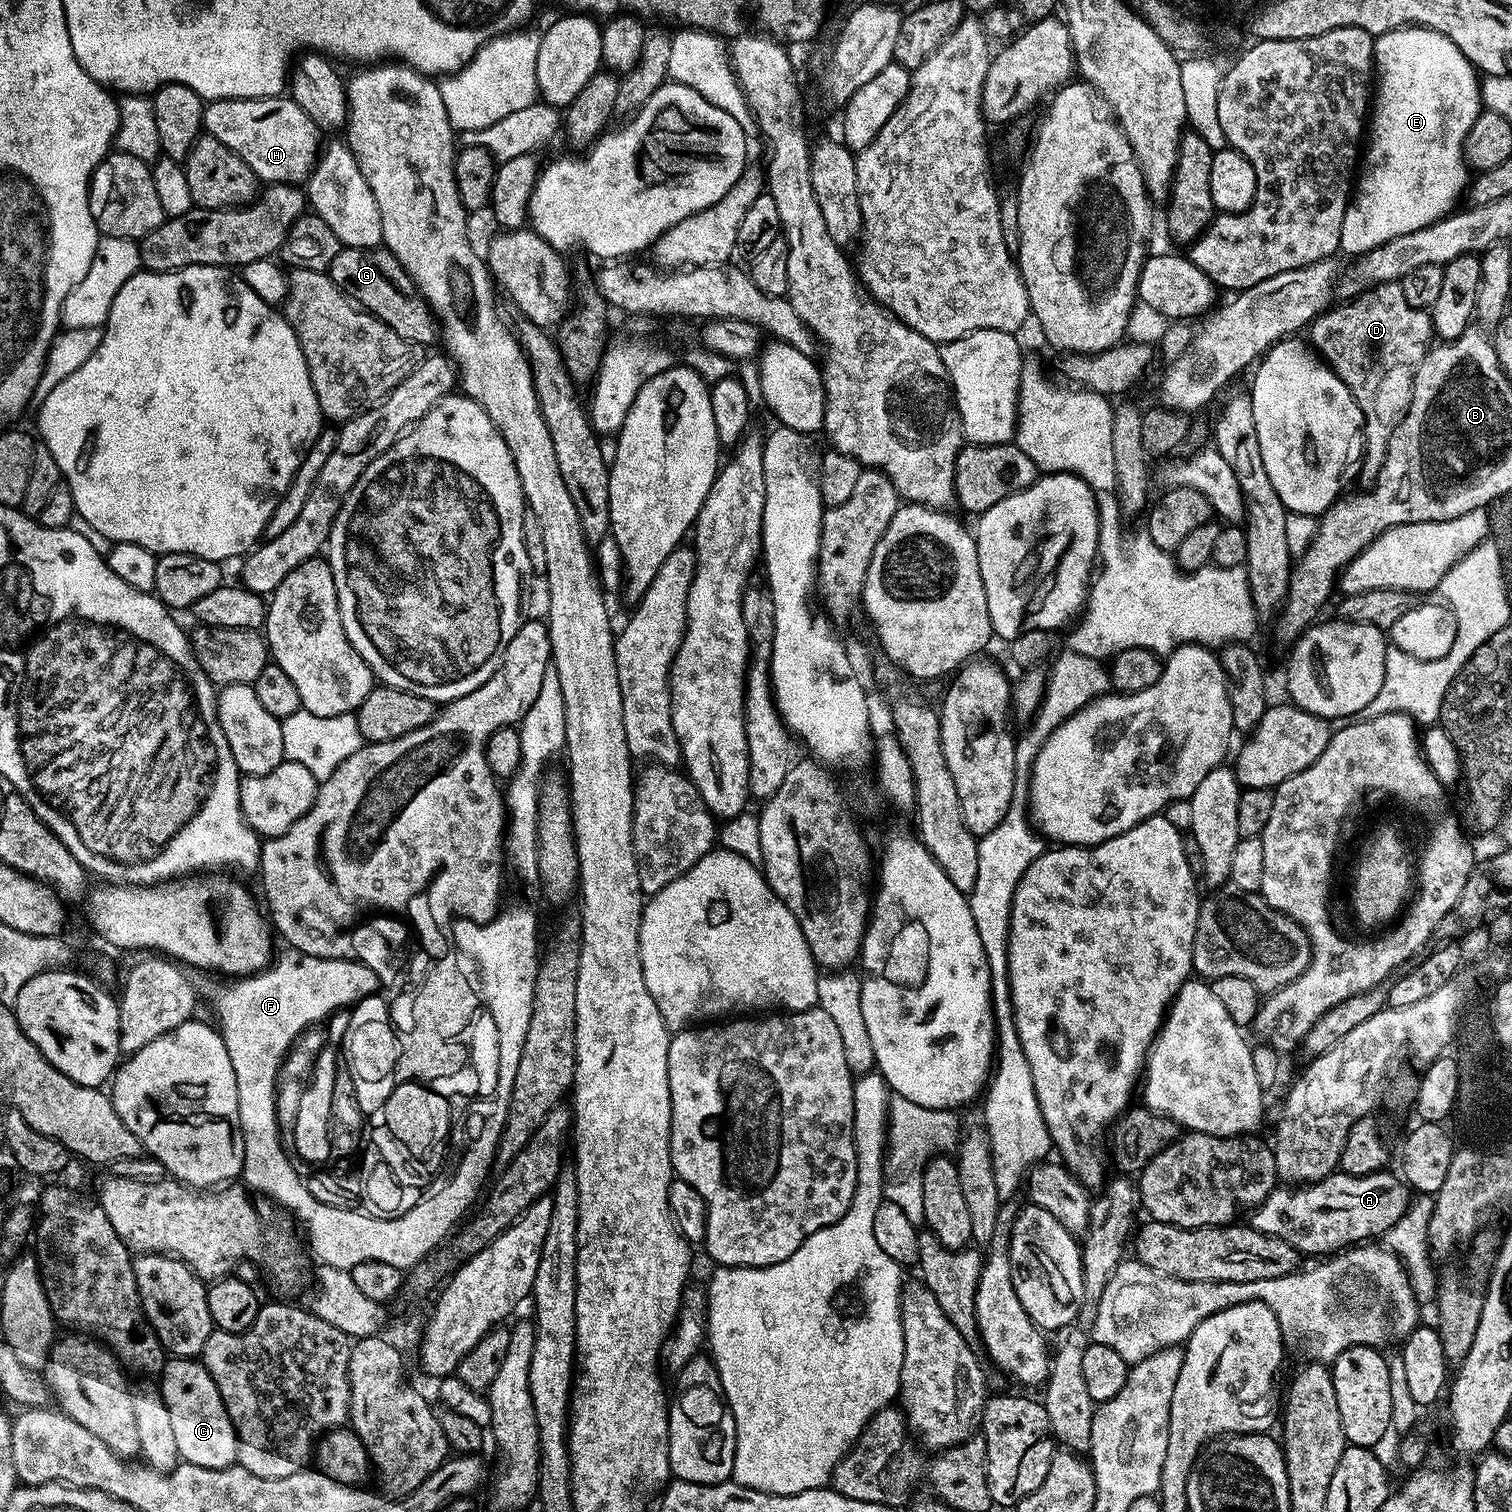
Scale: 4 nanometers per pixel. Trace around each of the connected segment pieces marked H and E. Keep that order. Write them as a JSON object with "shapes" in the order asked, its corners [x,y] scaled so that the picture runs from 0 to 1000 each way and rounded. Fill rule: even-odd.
{"shapes":[[[[192,63],[174,63],[170,66],[142,66],[136,71],[134,87],[138,90],[144,91],[147,97],[152,97],[165,112],[168,112],[170,120],[177,122],[194,122],[200,122],[213,100],[212,90],[213,85],[208,82],[197,70],[197,67],[193,66]]],[[[936,17],[923,19],[917,22],[909,24],[909,45],[911,48],[911,52],[909,56],[909,68],[906,71],[906,89],[903,93],[903,100],[901,103],[901,110],[899,112],[898,118],[896,120],[896,126],[894,128],[892,134],[892,138],[888,147],[888,155],[886,155],[886,167],[889,168],[892,167],[894,171],[899,171],[902,167],[909,165],[927,155],[933,155],[935,152],[940,152],[940,149],[946,149],[948,146],[958,142],[964,137],[963,132],[965,130],[966,132],[969,129],[972,121],[972,111],[969,108],[968,102],[968,93],[980,73],[977,46],[974,44],[974,42],[967,36],[967,33],[964,33],[964,30],[962,30],[962,28],[959,28],[959,25],[956,25],[945,19],[938,19]]]]}

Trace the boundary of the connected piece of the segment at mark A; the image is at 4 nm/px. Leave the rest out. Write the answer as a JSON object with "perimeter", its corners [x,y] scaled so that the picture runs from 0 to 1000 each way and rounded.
{"perimeter":[[[884,774],[880,775],[877,779],[869,781],[868,783],[862,784],[845,784],[832,798],[827,800],[827,805],[828,804],[828,807],[827,807],[827,811],[838,817],[848,819],[848,821],[852,821],[853,824],[856,824],[858,828],[862,829],[863,831],[870,831],[868,832],[878,832],[892,824],[897,824],[900,821],[909,821],[911,819],[915,818],[915,815],[919,813],[919,811],[922,811],[922,808],[925,808],[925,806],[927,806],[927,803],[931,800],[933,796],[933,786],[931,784],[929,782],[925,777],[921,776],[920,778],[919,775],[918,774],[915,774],[906,776],[905,778],[894,778],[887,774]]]}

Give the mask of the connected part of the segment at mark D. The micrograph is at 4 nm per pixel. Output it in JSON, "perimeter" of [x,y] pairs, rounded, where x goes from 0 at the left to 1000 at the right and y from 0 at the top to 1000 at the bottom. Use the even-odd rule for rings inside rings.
{"perimeter":[[[925,187],[911,188],[886,200],[889,201],[879,203],[868,212],[866,228],[888,250],[902,274],[902,304],[899,306],[898,320],[905,324],[914,311],[921,286],[933,269],[937,245],[948,225],[947,210],[942,204],[930,200]]]}

